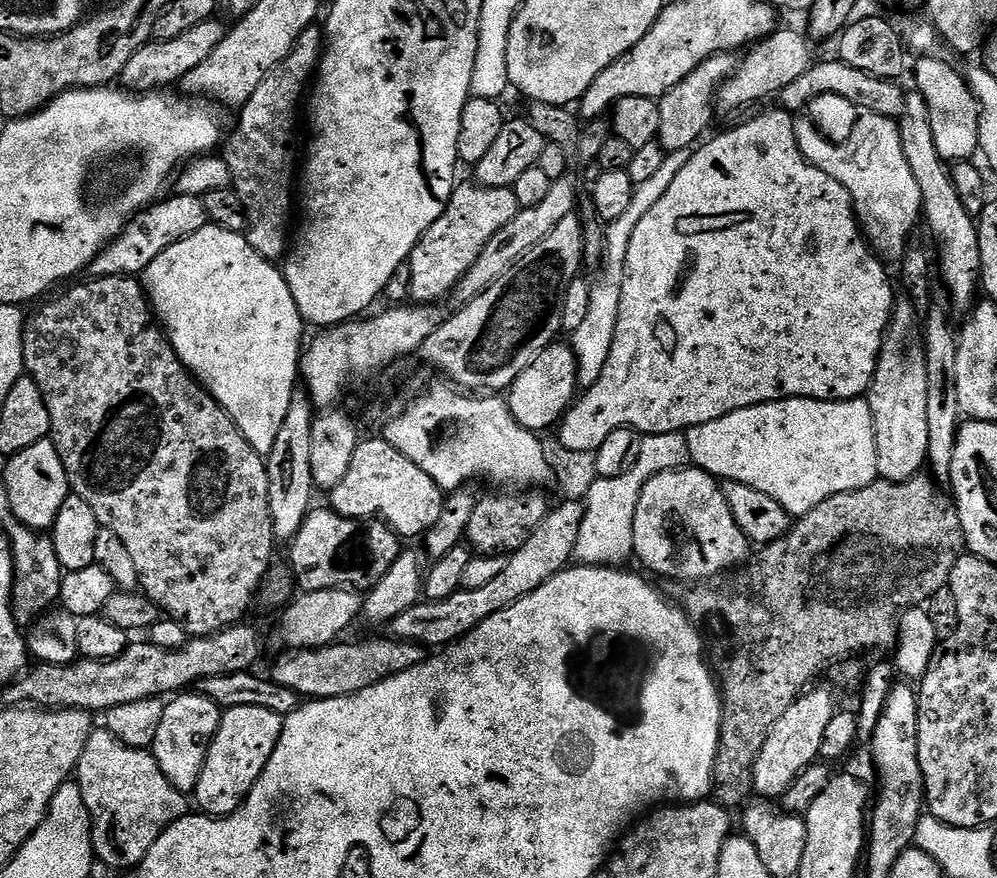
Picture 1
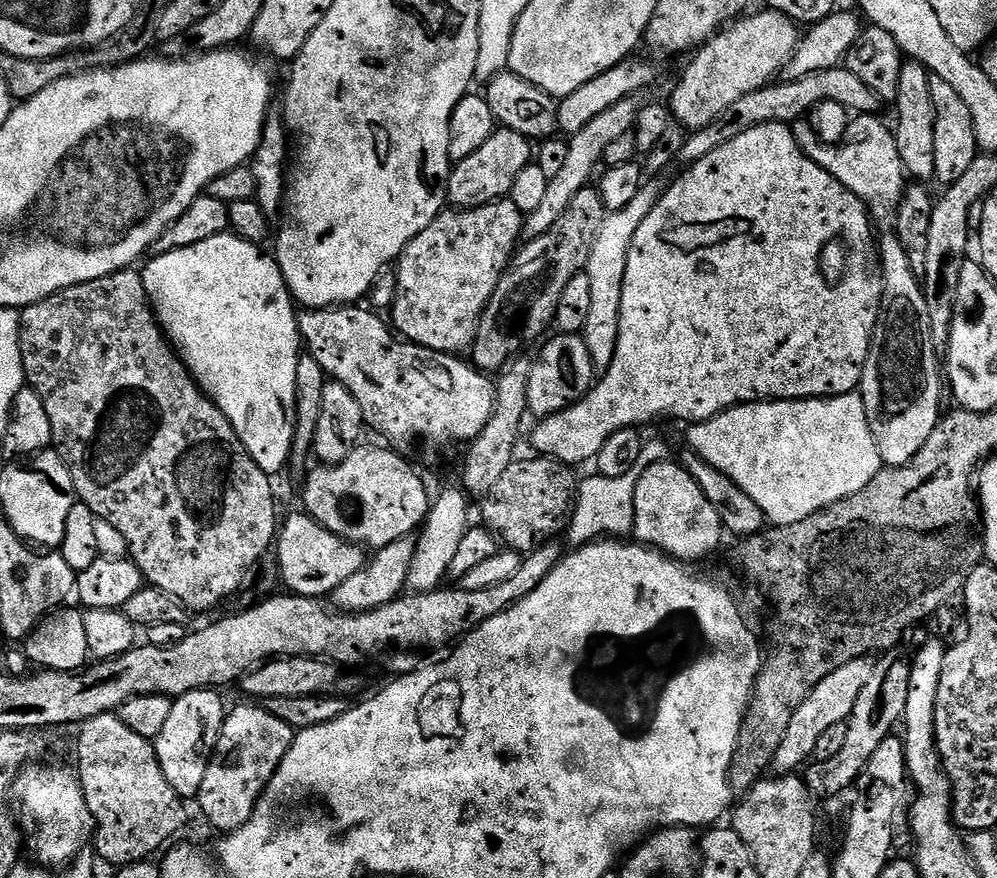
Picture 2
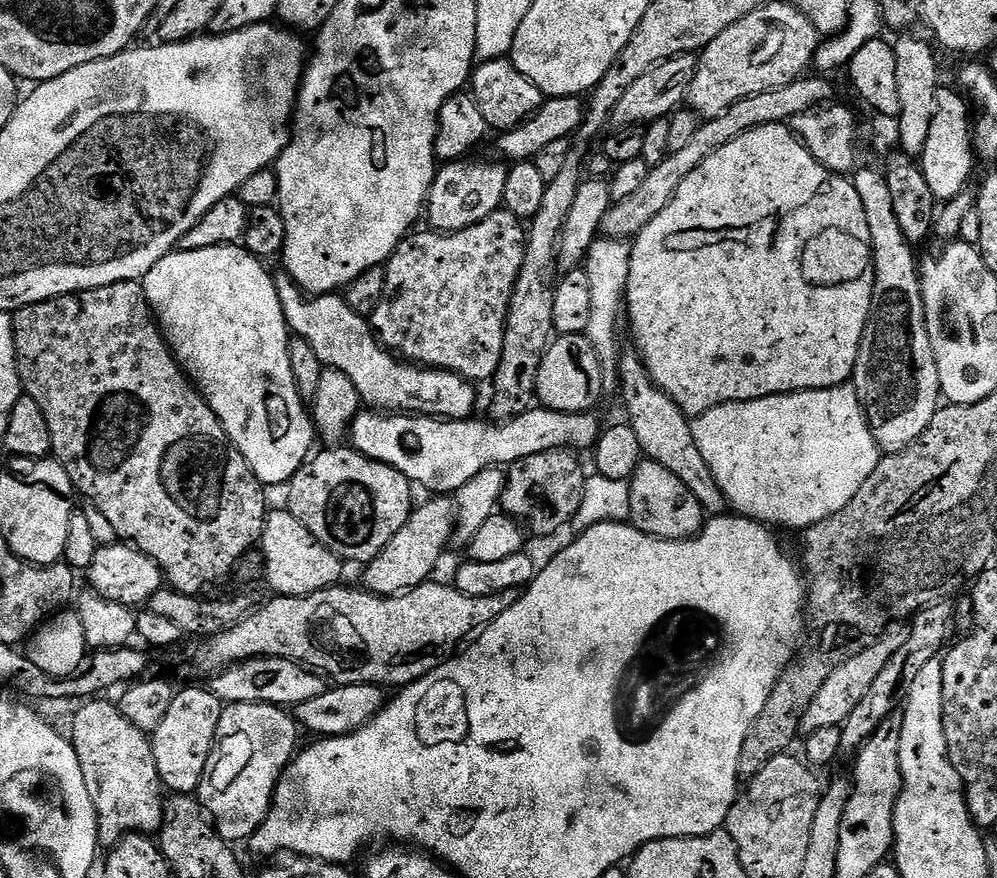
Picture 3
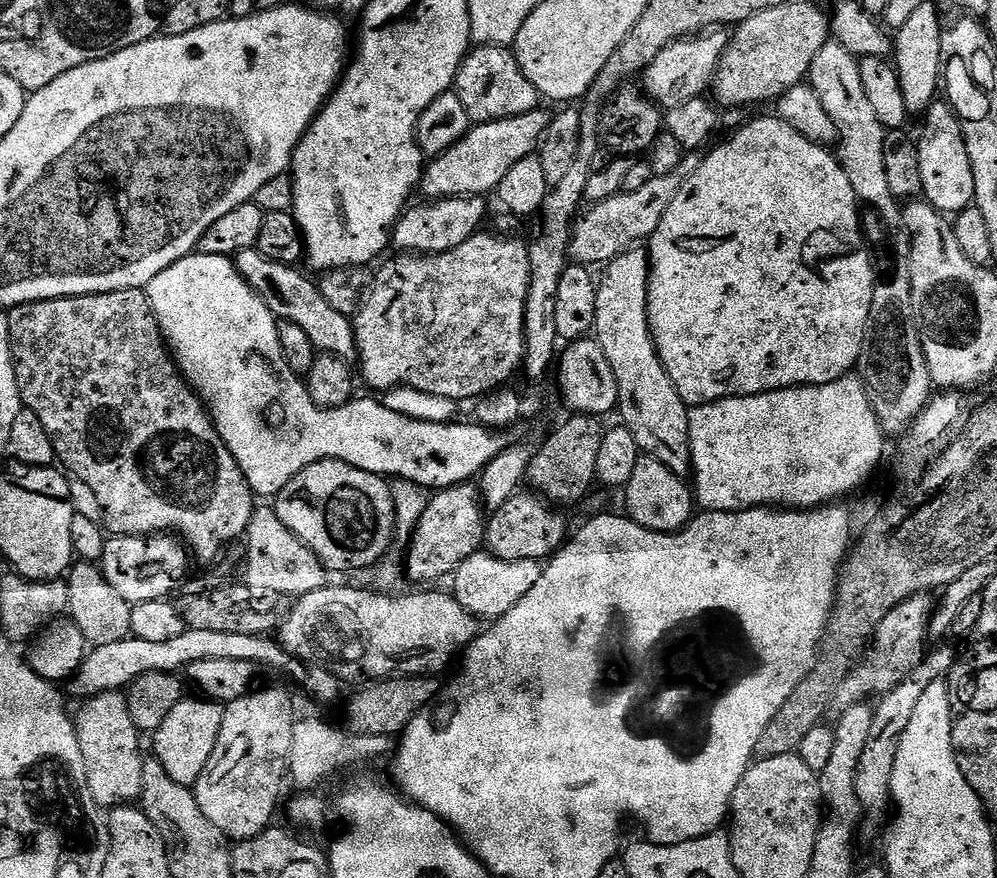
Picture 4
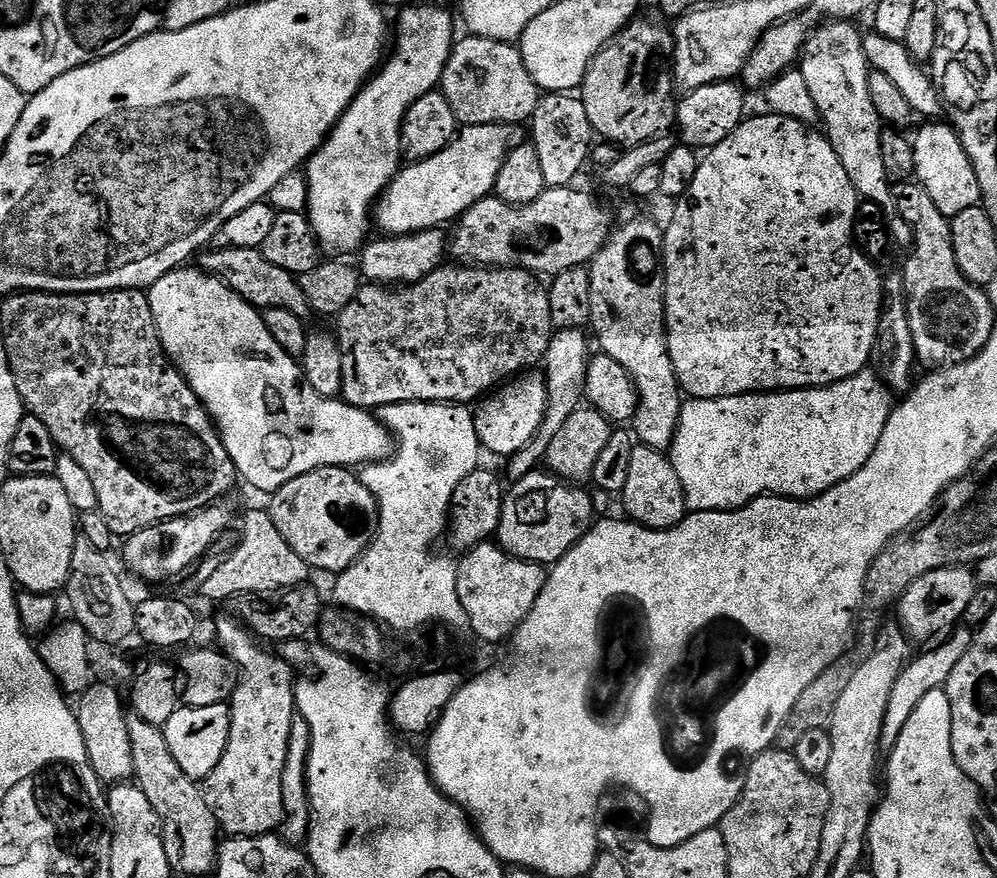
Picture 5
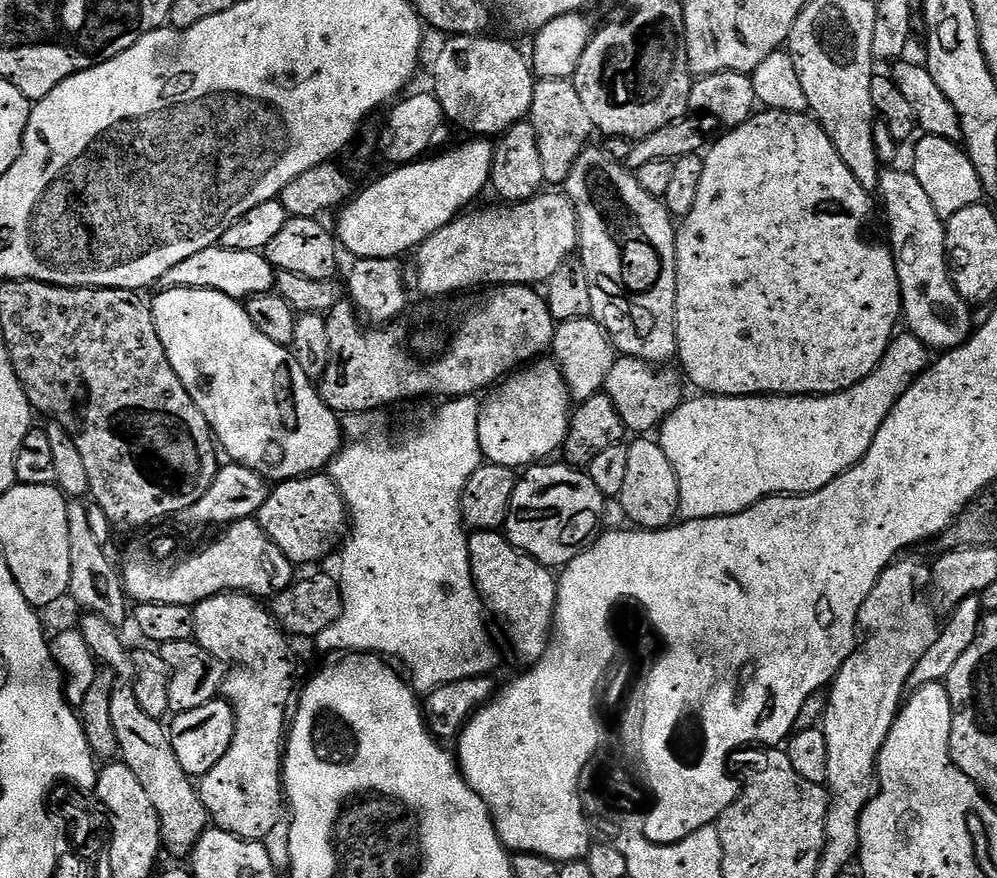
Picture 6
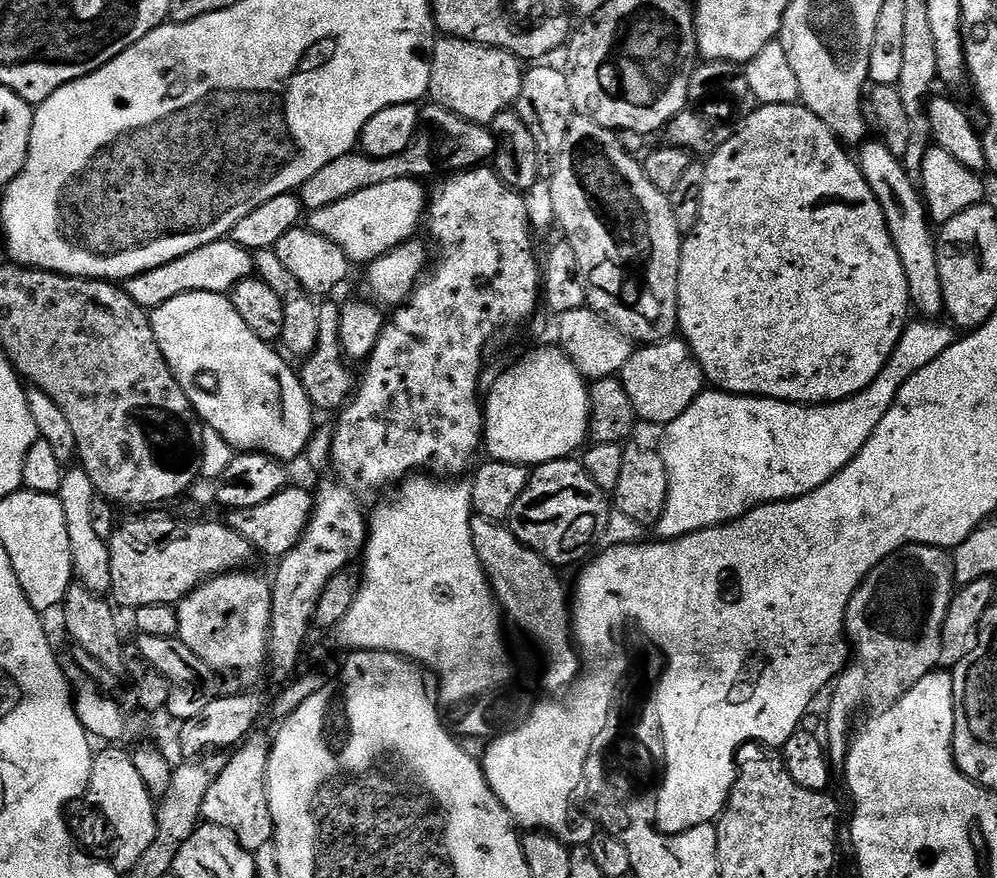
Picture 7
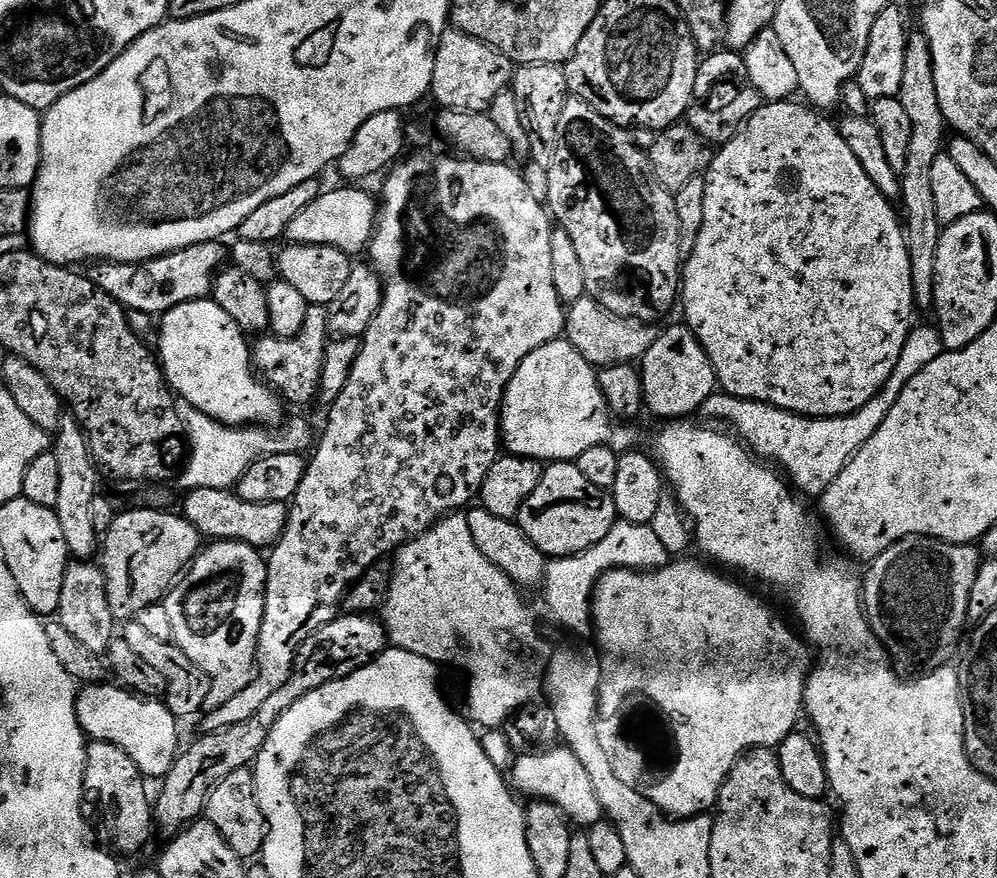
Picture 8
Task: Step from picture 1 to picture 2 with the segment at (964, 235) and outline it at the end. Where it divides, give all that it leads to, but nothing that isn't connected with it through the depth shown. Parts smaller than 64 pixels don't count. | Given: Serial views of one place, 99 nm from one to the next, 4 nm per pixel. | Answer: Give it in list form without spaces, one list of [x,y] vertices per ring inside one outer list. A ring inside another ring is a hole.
[[[905,63],[898,78],[898,94],[894,101],[896,124],[894,135],[898,146],[898,158],[902,158],[905,173],[913,181],[930,182],[936,180],[934,170],[934,98],[930,98],[932,76],[928,69],[918,63]]]

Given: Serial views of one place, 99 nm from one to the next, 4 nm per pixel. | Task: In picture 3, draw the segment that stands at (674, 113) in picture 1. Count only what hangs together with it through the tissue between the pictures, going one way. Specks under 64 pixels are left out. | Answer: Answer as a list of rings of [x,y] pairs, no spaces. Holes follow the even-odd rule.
[[[769,2],[754,14],[746,14],[742,22],[734,22],[730,30],[722,30],[699,53],[687,107],[706,121],[726,114],[742,98],[790,86],[813,67],[817,47],[818,33],[806,14],[786,2]]]

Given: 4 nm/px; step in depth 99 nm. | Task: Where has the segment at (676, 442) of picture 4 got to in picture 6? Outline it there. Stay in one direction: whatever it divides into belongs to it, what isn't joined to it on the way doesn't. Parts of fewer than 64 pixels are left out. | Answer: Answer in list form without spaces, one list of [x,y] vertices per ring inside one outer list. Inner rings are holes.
[[[589,146],[574,162],[574,168],[570,170],[570,178],[566,185],[568,201],[576,208],[576,230],[578,233],[578,259],[582,266],[586,266],[586,275],[590,281],[590,306],[592,307],[591,319],[597,320],[608,337],[612,339],[612,347],[620,356],[633,356],[639,360],[645,360],[648,364],[664,366],[668,359],[676,356],[676,230],[674,218],[668,213],[667,208],[657,197],[646,194],[642,186],[638,186],[638,178],[633,169],[625,166],[621,161],[610,158],[604,152],[603,147]]]

